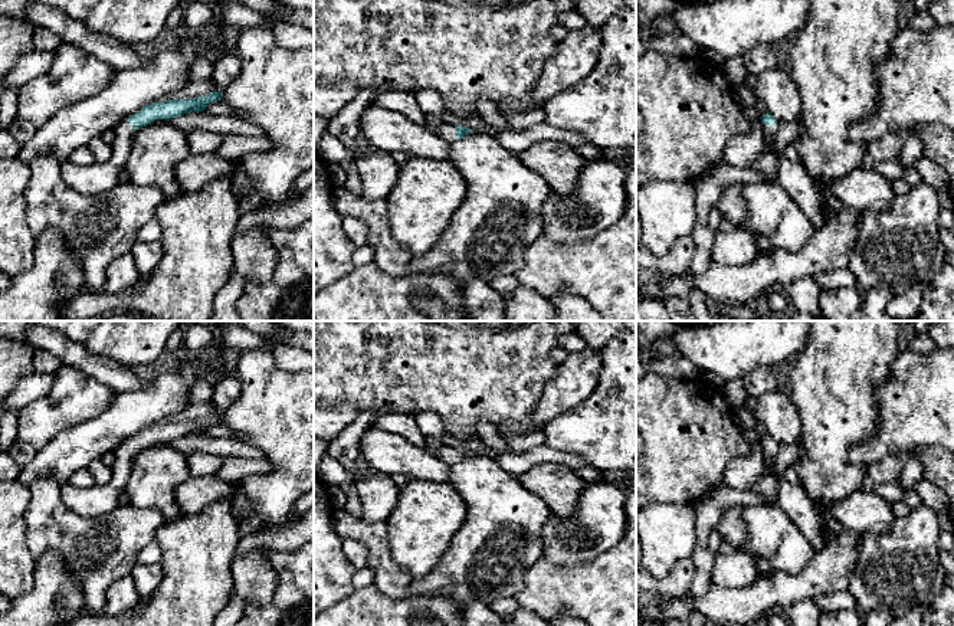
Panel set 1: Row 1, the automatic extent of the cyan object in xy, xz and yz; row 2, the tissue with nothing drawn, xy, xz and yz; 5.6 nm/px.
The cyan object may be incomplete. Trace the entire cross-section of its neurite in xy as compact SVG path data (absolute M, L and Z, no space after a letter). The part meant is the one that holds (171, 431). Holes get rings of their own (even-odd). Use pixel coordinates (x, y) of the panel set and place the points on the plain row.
M222 413L199 420L168 422L144 429L115 450L112 481L109 484L94 485L92 488L78 488L71 482L63 482L60 488L63 504L71 511L83 517L99 517L121 508L119 496L125 494L132 466L132 456L137 452L155 442L170 443L171 440L188 435L201 435L214 423L222 423Z

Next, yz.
M767 435L766 437L760 439L760 442L764 446L764 465L766 465L766 469L771 469L773 458L776 456L776 452L777 452L776 440L770 435Z

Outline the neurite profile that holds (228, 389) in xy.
M227 373L213 384L214 384L214 389L213 389L212 402L216 404L219 412L223 413L240 396L242 383L237 378L237 376Z

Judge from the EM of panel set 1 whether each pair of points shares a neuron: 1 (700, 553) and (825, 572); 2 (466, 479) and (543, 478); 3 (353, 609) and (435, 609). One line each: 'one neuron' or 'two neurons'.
1: two neurons
2: two neurons
3: one neuron

